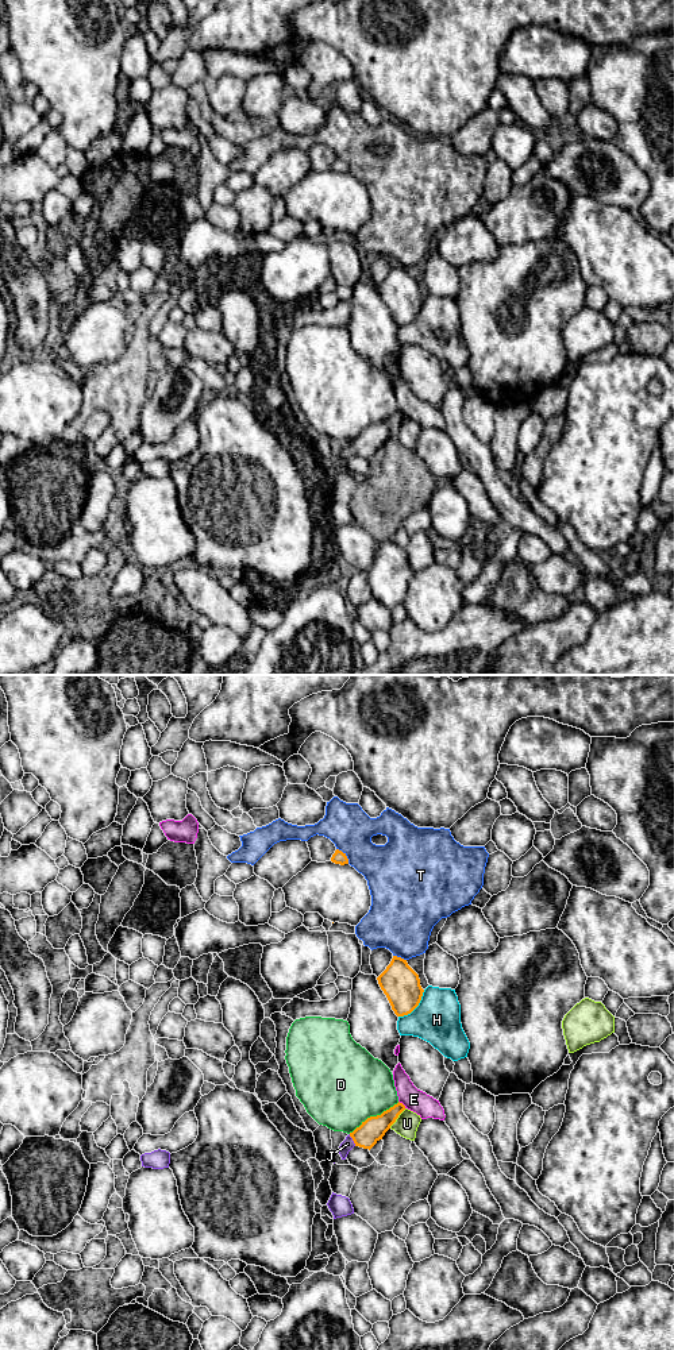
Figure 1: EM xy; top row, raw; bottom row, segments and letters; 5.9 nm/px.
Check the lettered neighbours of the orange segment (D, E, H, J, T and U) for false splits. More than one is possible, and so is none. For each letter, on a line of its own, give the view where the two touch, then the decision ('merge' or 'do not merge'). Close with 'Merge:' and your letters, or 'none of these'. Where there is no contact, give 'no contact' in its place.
D: xy | do not merge
E: xy | do not merge
H: xy | do not merge
J: xy | merge
T: xy | do not merge
U: xy | do not merge
Merge: J

